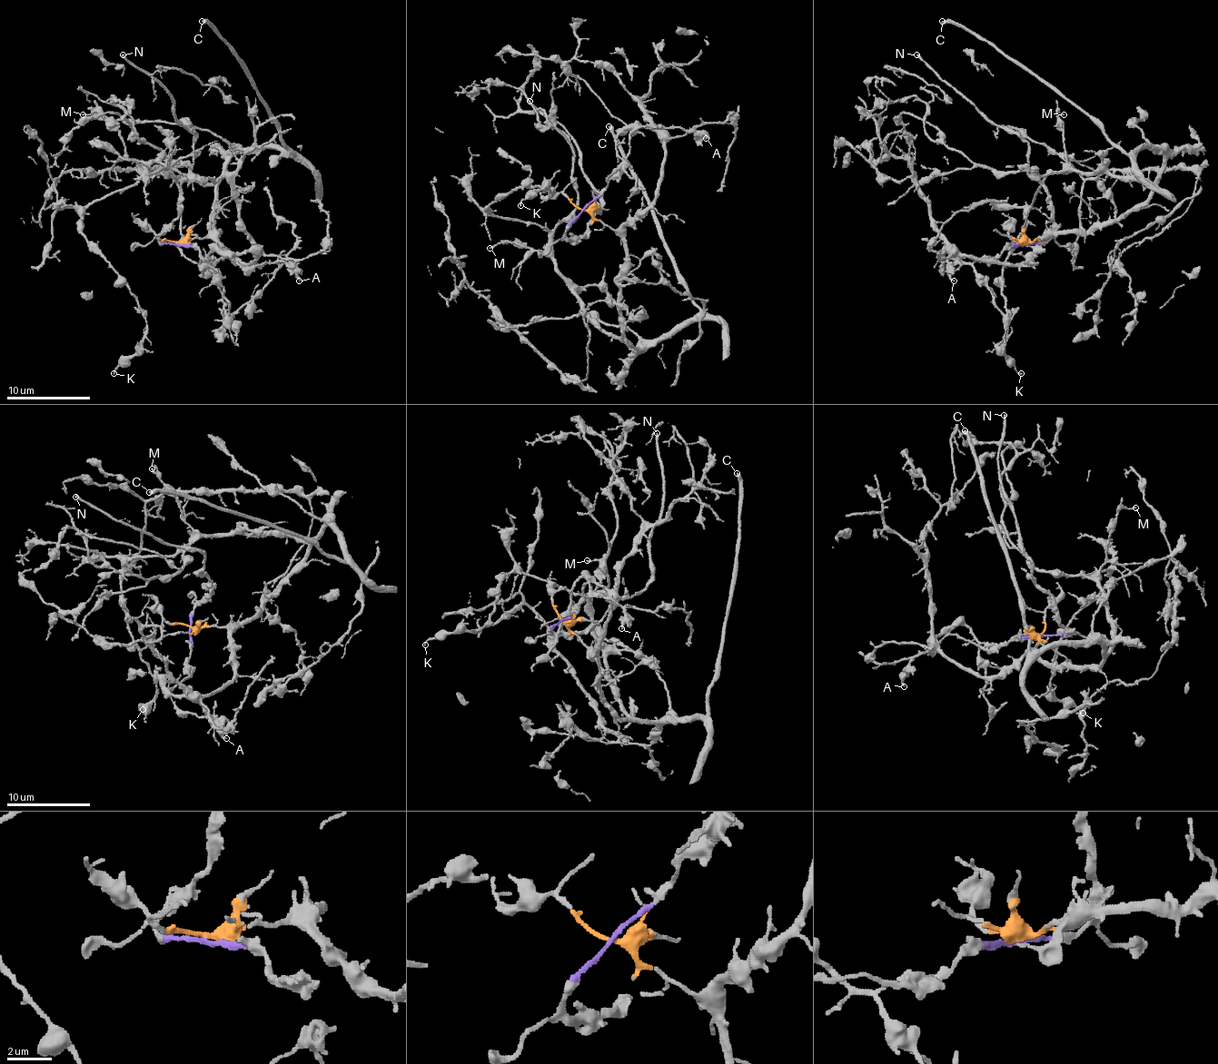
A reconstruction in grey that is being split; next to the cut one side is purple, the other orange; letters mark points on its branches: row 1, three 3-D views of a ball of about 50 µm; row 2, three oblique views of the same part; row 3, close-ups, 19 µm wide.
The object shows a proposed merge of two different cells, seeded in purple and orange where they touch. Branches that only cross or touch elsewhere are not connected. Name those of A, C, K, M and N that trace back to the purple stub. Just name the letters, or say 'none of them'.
A, N

